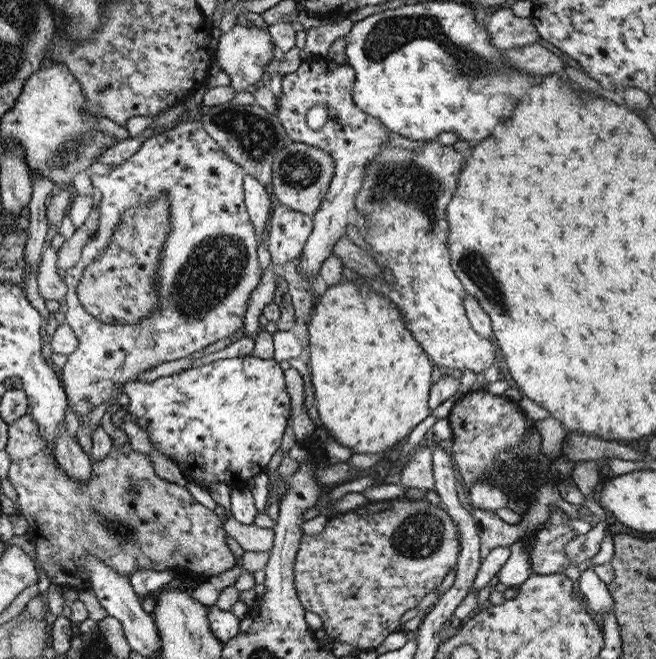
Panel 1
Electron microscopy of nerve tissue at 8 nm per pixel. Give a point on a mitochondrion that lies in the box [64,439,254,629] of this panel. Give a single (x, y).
(121, 530)

